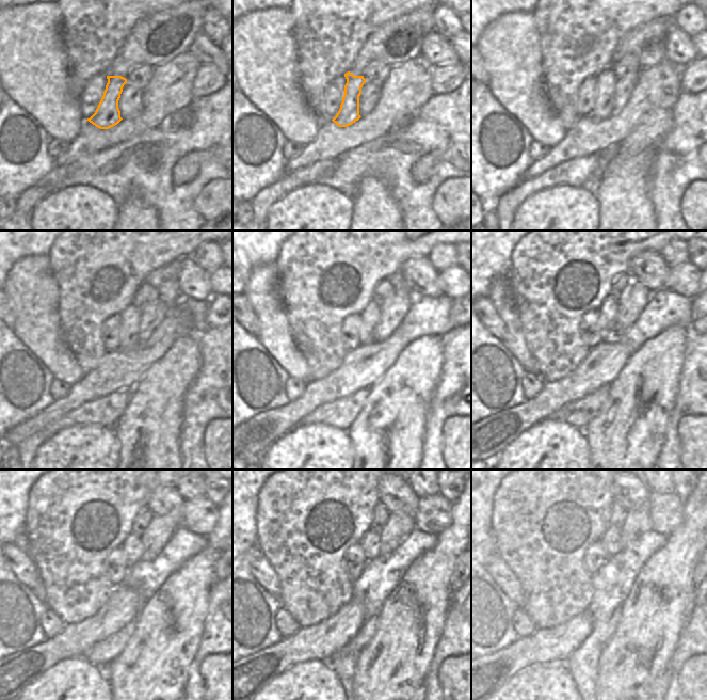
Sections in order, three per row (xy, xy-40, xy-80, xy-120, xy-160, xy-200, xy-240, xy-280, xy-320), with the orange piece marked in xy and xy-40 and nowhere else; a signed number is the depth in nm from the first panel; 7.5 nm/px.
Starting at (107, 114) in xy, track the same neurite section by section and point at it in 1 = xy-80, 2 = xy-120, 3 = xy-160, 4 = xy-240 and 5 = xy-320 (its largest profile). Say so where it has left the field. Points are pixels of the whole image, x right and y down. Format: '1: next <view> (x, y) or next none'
1: next xy-80 (606, 81)
2: next xy-120 (130, 317)
3: next xy-160 (370, 315)
4: next xy-240 (132, 545)
5: next xy-320 (610, 540)

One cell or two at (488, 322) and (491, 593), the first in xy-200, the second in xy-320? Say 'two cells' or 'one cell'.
two cells

